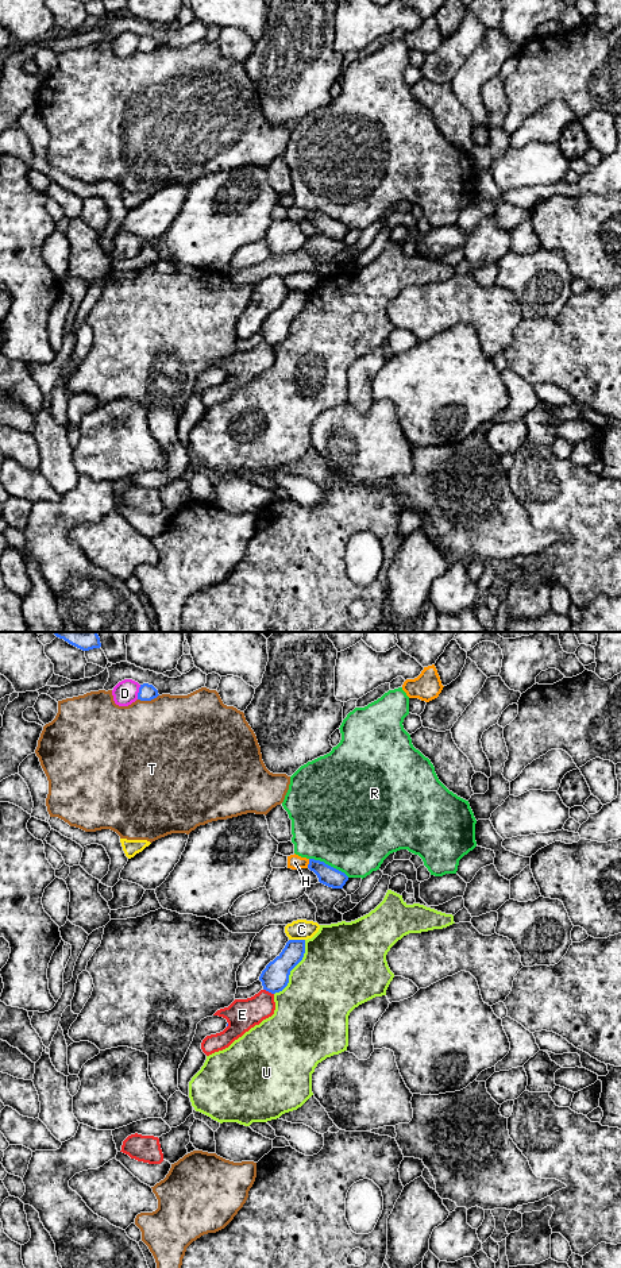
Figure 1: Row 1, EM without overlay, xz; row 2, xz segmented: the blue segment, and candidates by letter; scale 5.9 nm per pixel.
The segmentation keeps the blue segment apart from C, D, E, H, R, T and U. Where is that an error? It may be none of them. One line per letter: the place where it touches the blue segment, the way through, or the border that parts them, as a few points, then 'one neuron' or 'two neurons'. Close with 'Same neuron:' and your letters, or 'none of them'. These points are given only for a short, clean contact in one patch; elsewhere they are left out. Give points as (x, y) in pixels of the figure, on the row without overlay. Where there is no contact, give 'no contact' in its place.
C: xz (297, 292) | two neurons
D: xz (139, 43) | two neurons
E: xz (269, 343) | two neurons
H: xz (309, 215) | two neurons
R: xz (330, 218) | two neurons
T: xz (147, 51) | two neurons
U: xz (293, 319) | two neurons
Same neuron: none of them

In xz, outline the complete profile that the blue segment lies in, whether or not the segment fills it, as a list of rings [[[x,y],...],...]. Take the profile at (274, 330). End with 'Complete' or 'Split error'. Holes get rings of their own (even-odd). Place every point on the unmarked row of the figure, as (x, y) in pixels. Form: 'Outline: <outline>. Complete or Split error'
Outline: [[[289,292],[282,304],[262,323],[259,332],[263,342],[275,346],[289,335],[290,323],[302,312],[305,292]]]. Complete

